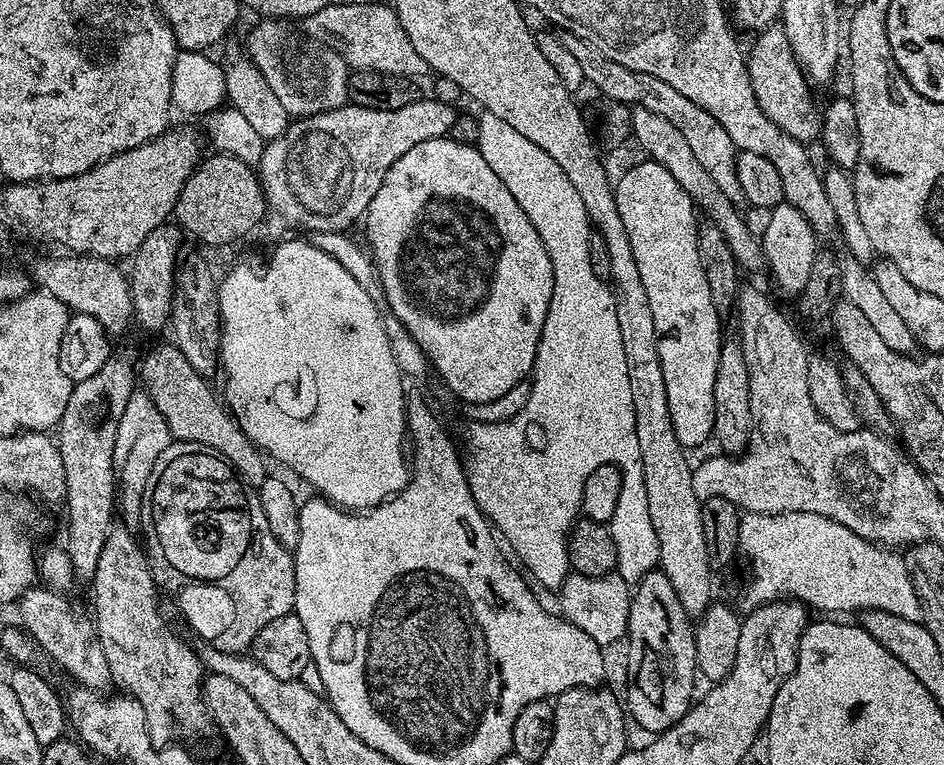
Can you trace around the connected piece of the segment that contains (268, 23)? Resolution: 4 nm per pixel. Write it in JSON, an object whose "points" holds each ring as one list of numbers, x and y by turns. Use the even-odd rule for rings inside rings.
{"points":[[264,18,258,21,258,23,248,34,246,42,244,42,245,51,248,53,248,56,251,57,255,65,262,70,262,76,266,78,266,82,270,85,270,90,273,90,274,94,277,95,279,101,282,104,282,107,286,109,286,112,289,114,289,117,299,118,302,116,316,116,318,113,328,112,330,109,336,109,343,107,348,100,348,78,350,75,350,69,348,64,336,51,331,48,313,48,314,50,310,51,304,48,300,41,292,37,292,26,291,21,288,21,284,18]]}

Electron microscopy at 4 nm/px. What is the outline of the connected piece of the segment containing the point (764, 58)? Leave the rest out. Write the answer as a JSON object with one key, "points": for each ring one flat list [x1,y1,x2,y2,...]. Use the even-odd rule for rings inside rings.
{"points":[[768,26,759,33,752,53,747,53,747,66,750,82,757,96,758,104,782,131,801,142,809,142,821,135,822,116,812,105,812,96,804,85,806,76,794,59,792,43,783,27],[797,68,797,69,796,69],[800,72,801,73,800,73]]}

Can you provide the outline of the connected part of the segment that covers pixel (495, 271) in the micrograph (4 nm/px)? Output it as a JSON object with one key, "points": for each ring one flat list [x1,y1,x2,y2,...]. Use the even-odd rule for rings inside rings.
{"points":[[441,138,438,140,427,140,426,142,418,142,418,146,414,146,402,154,402,158,398,158,398,162,394,162,396,168,390,166,392,170,392,176,388,176,388,188,379,187,380,196,373,194,373,198,376,200,376,204,370,200,367,201,366,206,372,210,372,237,366,240,367,247,370,248,373,244,376,244,376,251,370,254,371,261,375,264,376,272,380,279,380,287,382,289,382,296,388,299,388,305,386,305,387,311,391,315,395,316,396,321,401,323,405,327,405,330,412,336,414,342,418,342,420,351,424,353,425,360,428,361,431,371,437,372,438,375,444,379,444,384,457,396,458,399,464,400,465,405,481,404,482,402,490,402,488,396,494,396,496,399,502,398,500,392,504,391,504,388,508,390,514,390,514,386,525,383,532,375,532,369,536,366,536,351,540,345,540,335,542,334,542,326,546,322,546,314,548,313,548,307,550,306,550,298,552,297,552,263,550,262,550,254,548,248,543,244,542,238,539,236,538,230,535,228,532,219,526,213,520,211,520,208,515,203,510,202,510,210,504,210,502,214,502,222,484,222,484,218,476,212,470,212,470,210,464,210,464,188,501,188,504,184,502,178,498,178,498,174,494,174,494,170,490,170,490,162,486,162,486,158,482,158,479,147,473,146,472,148,468,144,459,144,458,141,452,140,453,138]]}

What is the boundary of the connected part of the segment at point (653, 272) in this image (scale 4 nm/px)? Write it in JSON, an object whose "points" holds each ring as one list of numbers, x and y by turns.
{"points":[[653,160,627,169,615,181,615,194,620,216,618,224,624,227,623,239,634,252,634,260,642,276,643,289,646,290,654,316,654,330,659,336,657,348,661,358,662,375,665,378,670,418,673,419,678,439,685,449,691,450,707,440,711,441,714,436,714,378,718,370,722,343,722,321,710,298,706,270,702,270,702,262,698,258,698,212,686,190,682,190,674,176]]}

